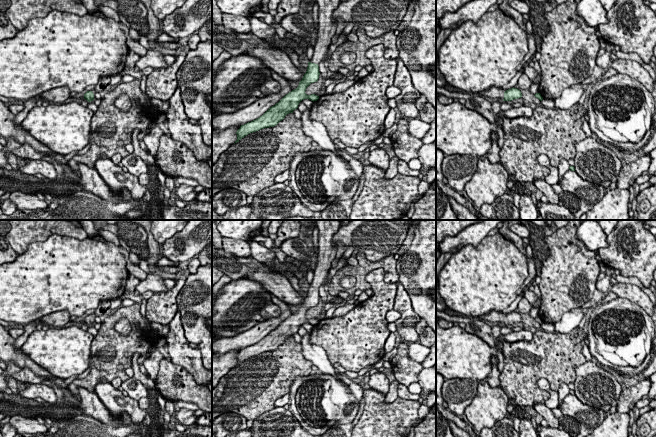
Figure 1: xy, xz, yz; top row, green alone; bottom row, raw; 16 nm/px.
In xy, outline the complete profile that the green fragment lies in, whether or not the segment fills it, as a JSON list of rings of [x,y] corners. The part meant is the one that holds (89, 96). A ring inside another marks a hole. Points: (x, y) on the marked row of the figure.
[[[110,76],[101,77],[95,86],[95,88],[92,91],[87,91],[84,94],[84,99],[86,99],[88,102],[91,102],[94,100],[94,95],[96,93],[104,94],[109,92],[112,89],[112,86],[110,84]]]

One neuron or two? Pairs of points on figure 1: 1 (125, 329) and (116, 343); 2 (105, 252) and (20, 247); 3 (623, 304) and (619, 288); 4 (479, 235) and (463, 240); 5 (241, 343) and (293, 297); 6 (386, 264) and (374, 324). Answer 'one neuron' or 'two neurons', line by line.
1: two neurons
2: two neurons
3: two neurons
4: one neuron
5: two neurons
6: two neurons

